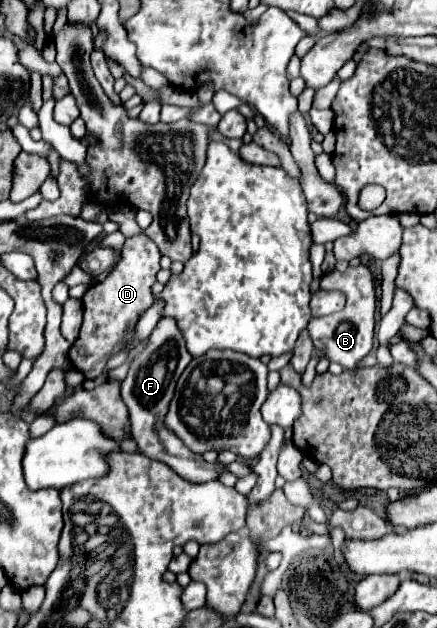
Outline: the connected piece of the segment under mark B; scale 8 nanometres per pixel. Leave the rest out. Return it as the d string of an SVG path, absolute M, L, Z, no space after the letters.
M366 265L360 267L348 267L346 273L330 271L322 277L320 283L322 289L338 289L346 295L346 307L340 313L328 315L328 317L314 317L308 323L308 333L316 349L324 351L324 357L328 361L340 363L346 371L356 371L360 367L360 361L370 353L374 343L374 313L376 313L376 293L374 293L374 281L372 273Z

